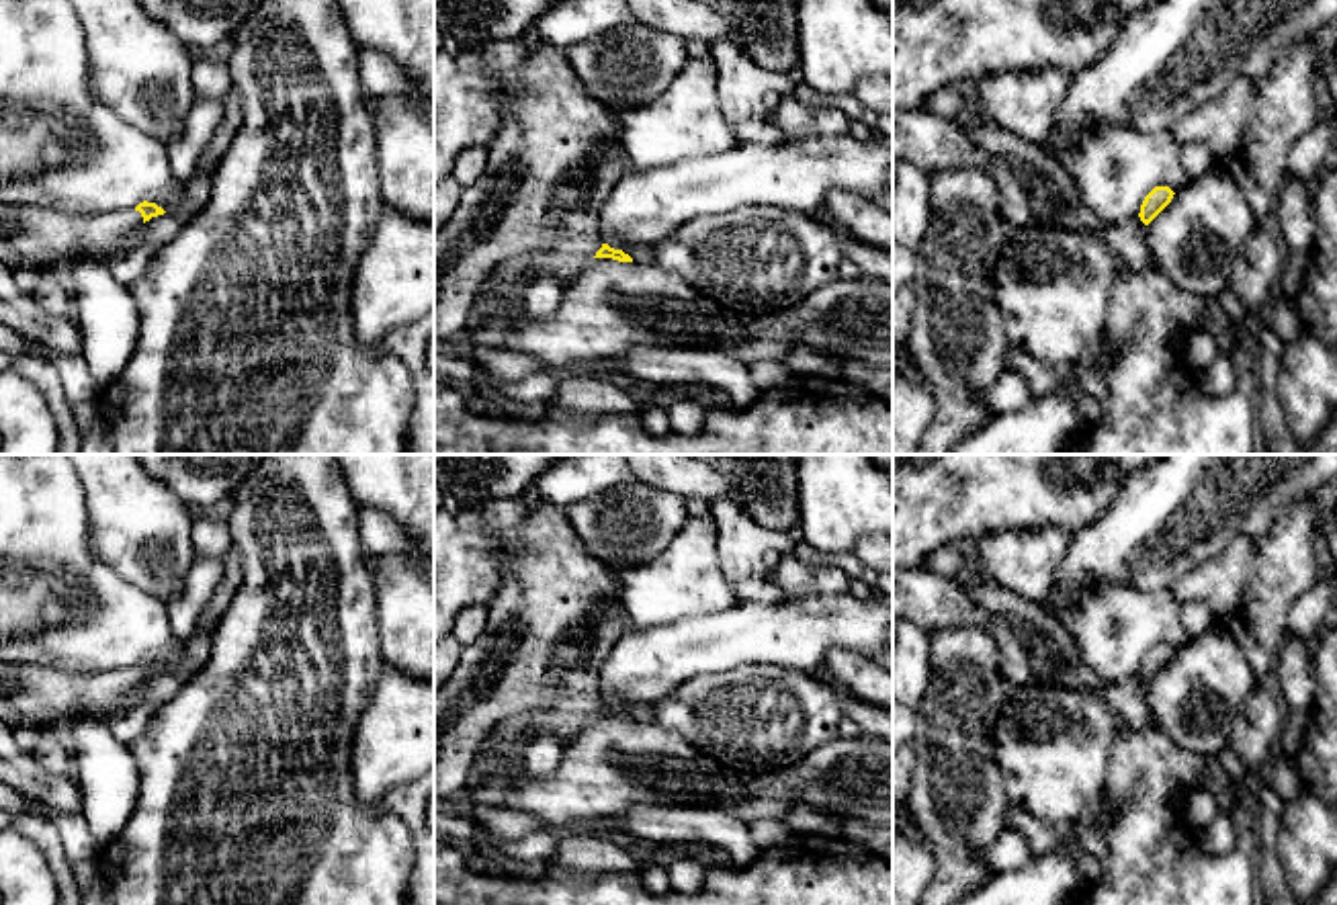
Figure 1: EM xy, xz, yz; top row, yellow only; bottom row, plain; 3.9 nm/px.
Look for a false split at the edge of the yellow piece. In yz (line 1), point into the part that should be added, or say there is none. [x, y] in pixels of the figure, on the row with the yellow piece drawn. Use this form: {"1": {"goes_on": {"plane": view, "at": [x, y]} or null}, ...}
{"1": {"goes_on": null}}

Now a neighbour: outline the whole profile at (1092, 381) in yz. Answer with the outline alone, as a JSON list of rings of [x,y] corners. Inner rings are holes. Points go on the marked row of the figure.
[[[1089,354],[1081,356],[1079,362],[1069,367],[1071,375],[1081,383],[1081,389],[1102,401],[1108,393],[1108,383],[1099,371],[1089,362]]]

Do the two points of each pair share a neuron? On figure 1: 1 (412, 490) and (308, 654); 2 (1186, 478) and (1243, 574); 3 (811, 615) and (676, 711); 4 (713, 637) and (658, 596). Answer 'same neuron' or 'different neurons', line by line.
1: different neurons
2: different neurons
3: different neurons
4: different neurons

